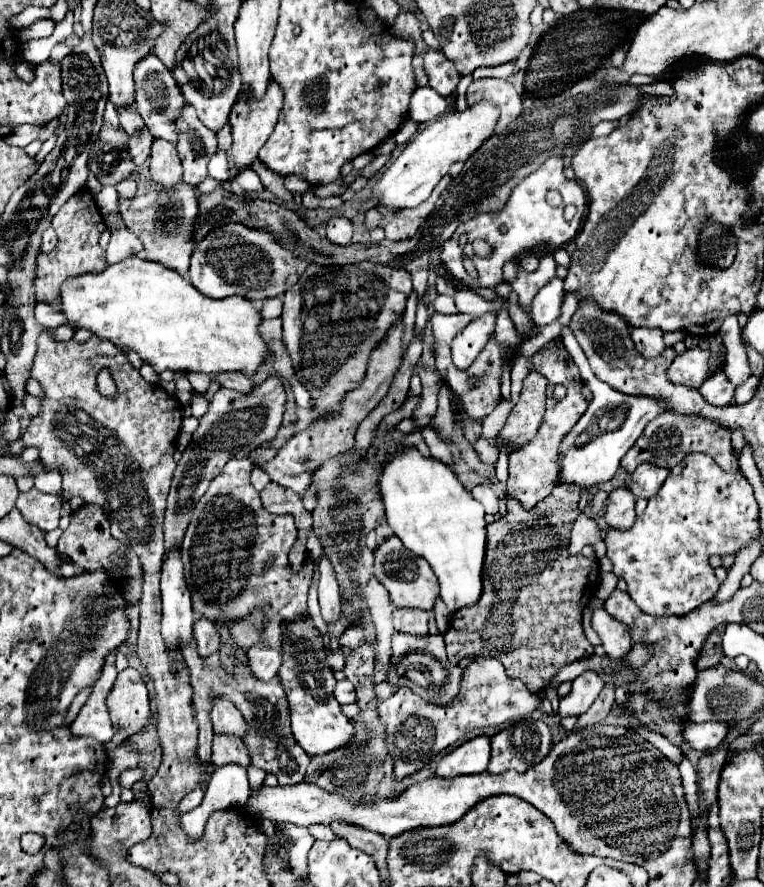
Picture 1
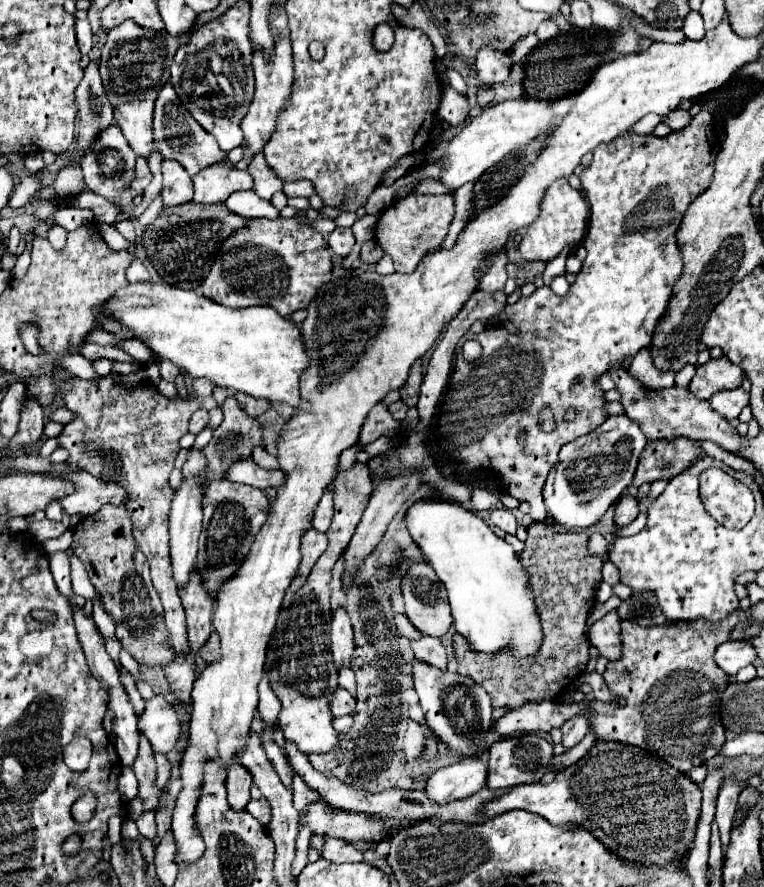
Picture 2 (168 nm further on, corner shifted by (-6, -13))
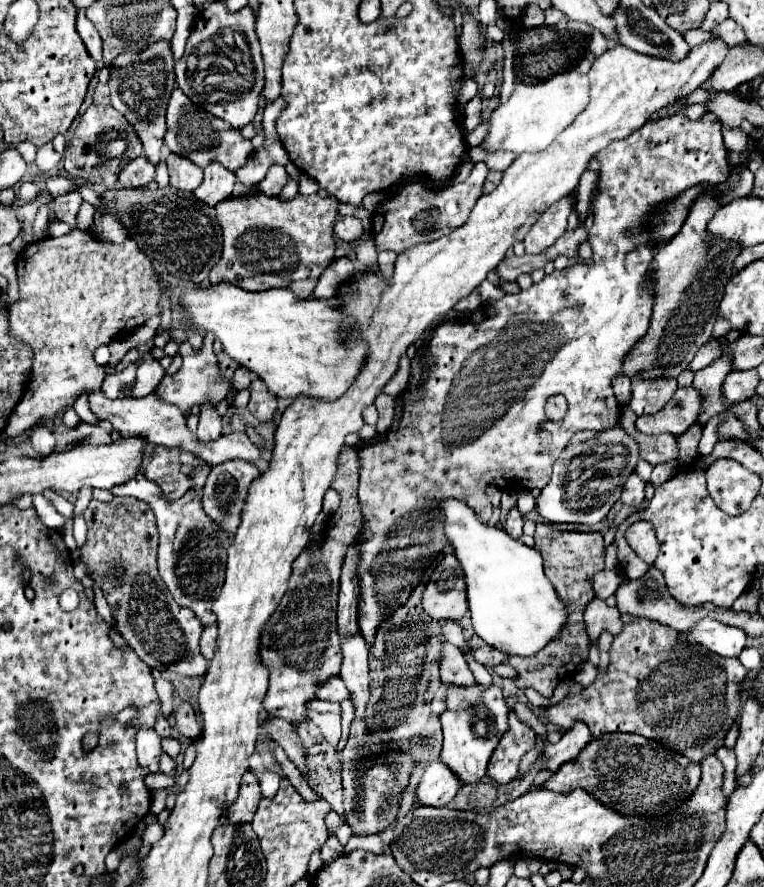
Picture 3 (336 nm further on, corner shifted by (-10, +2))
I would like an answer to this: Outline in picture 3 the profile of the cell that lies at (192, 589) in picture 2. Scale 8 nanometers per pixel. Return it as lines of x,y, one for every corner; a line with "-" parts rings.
143,473
137,477
115,485
111,489
113,495
131,495
139,497
141,501
149,503
155,513
157,527
159,527
159,575
165,581
167,589
171,591
173,599
195,613
195,617
207,627
215,623
215,615
211,611
211,603
221,593
221,585
225,579
225,563
227,563
227,549
233,543
233,537
221,533
217,523
205,517
205,511
193,493
185,493
181,501
165,501
161,489
155,483
147,481

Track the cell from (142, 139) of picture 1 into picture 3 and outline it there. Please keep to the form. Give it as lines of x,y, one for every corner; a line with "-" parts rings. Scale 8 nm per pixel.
137,157
125,165
125,169
119,173
119,183
123,187
143,187
155,177
155,165
145,157

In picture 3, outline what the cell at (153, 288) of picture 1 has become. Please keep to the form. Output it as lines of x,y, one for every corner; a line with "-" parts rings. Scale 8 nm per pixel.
217,283
197,289
185,289
179,297
181,321
185,331
199,331
199,333
213,333
215,339
221,341
223,351
235,359
241,367
249,369
251,373
259,375
265,381
269,391
277,397
297,397
297,395
311,395
323,399
337,399
343,395
349,385
353,383
355,375
359,373
365,361
365,345
359,343
355,347
341,347
339,325
353,325
349,317
343,317
337,309
329,307
327,301
319,299
297,299
289,289
267,289
267,291
241,291
229,283

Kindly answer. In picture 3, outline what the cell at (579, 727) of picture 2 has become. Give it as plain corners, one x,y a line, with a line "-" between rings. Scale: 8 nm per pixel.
577,721
571,729
565,731
565,735
561,737
559,743
543,747
543,755
547,759
543,769
555,771
559,765
575,759
579,755
579,751
585,747
585,743
589,743
589,739
591,739
589,727
583,721

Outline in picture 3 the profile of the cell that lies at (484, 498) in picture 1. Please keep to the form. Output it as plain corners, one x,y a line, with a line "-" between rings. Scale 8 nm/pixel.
513,507
513,509
507,513
507,519
505,519
505,531
507,531
511,537
519,539
521,533
523,533
521,529
523,529
523,515
519,513
517,507

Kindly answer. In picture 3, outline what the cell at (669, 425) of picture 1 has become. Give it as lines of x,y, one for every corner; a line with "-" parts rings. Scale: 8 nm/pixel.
633,431
633,437
639,443
641,459
645,459
651,465
675,461
679,455
679,443
677,437
663,433
663,435
643,435
639,431

